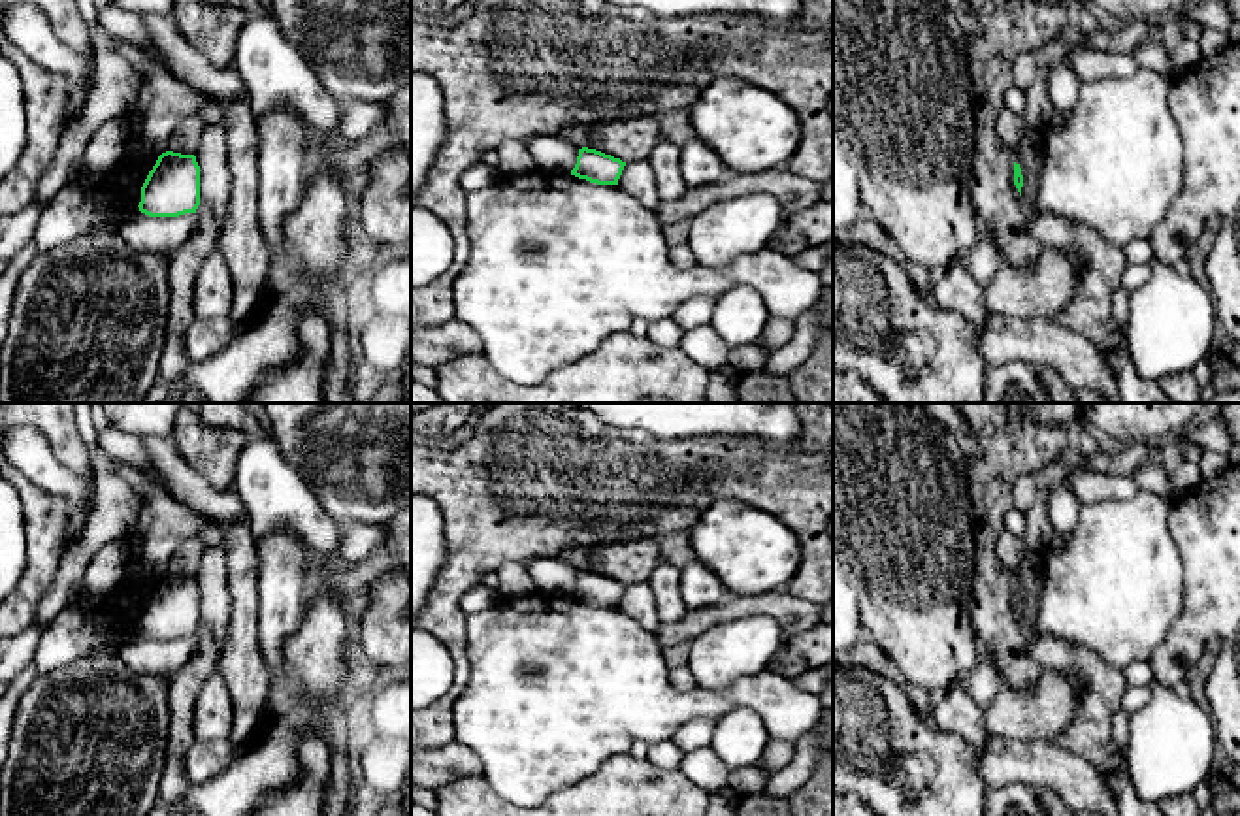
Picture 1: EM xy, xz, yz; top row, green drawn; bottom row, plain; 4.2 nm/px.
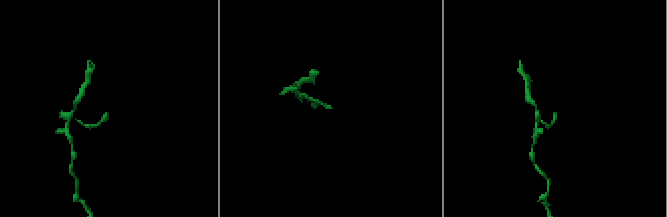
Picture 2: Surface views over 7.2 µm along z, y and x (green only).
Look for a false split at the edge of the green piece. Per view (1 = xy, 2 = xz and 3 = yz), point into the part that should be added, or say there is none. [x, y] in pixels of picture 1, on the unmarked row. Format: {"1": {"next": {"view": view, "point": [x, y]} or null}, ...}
{"1": {"next": null}, "2": {"next": null}, "3": {"next": null}}

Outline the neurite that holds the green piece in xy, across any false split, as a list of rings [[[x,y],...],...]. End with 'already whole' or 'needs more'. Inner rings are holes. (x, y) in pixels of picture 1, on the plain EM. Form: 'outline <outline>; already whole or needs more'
outline [[[166,573],[141,609],[139,633],[149,639],[196,635],[200,628],[200,588],[194,577]]]; already whole

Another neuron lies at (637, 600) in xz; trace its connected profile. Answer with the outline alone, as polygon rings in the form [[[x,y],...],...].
[[[648,582],[626,586],[618,609],[633,616],[648,631],[654,631],[661,624]]]

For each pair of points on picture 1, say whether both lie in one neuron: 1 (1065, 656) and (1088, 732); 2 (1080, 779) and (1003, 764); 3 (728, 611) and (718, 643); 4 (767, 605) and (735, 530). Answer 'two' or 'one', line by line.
1: one
2: one
3: two
4: two

